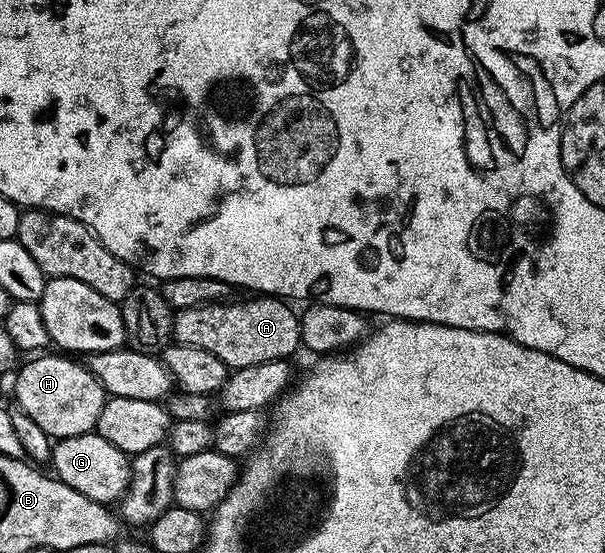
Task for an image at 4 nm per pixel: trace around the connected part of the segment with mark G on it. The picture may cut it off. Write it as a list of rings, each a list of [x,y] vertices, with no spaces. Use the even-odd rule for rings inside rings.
[[[97,431],[57,438],[50,450],[49,464],[54,465],[52,473],[58,480],[68,483],[72,491],[80,491],[80,495],[88,495],[88,499],[101,505],[113,506],[121,502],[130,486],[131,458],[124,451],[120,451],[120,447],[108,443],[108,439],[104,439],[104,435]]]

